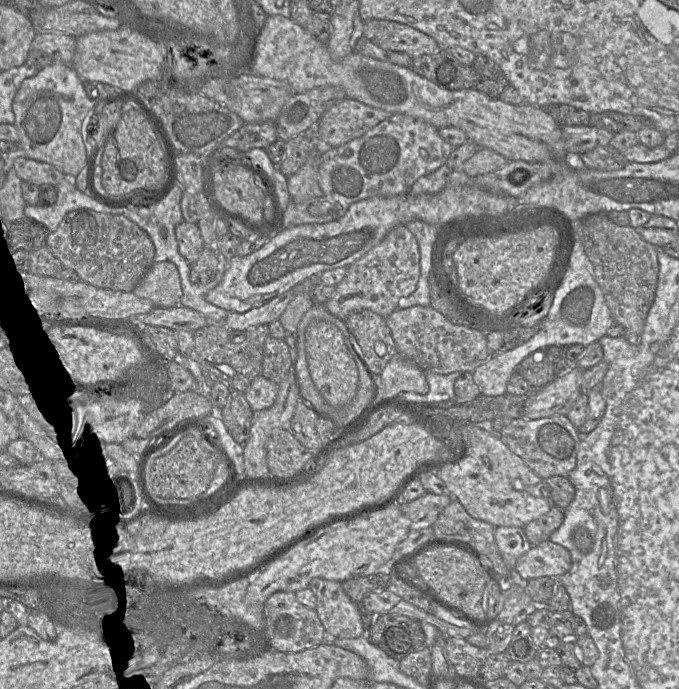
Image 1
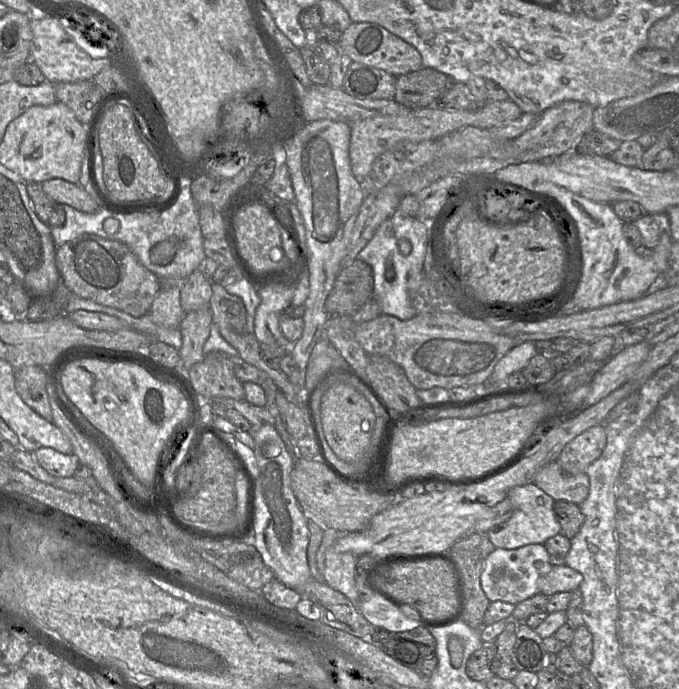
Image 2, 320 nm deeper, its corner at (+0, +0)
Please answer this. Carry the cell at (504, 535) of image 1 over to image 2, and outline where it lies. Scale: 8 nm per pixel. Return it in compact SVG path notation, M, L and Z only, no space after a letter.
M529 544L517 549L496 548L486 559L481 586L490 602L501 601L517 605L539 593L538 581L552 567L543 544Z

